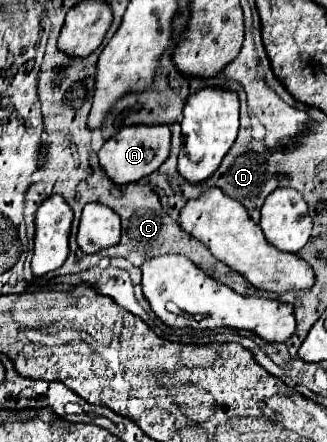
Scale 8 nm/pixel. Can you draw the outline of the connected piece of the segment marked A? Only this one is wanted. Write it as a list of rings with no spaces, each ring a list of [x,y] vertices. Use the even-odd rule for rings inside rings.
[[[167,124],[127,126],[103,144],[103,148],[99,150],[99,164],[115,184],[135,182],[155,172],[165,162],[165,158],[169,156],[169,142],[171,142],[171,130]]]

